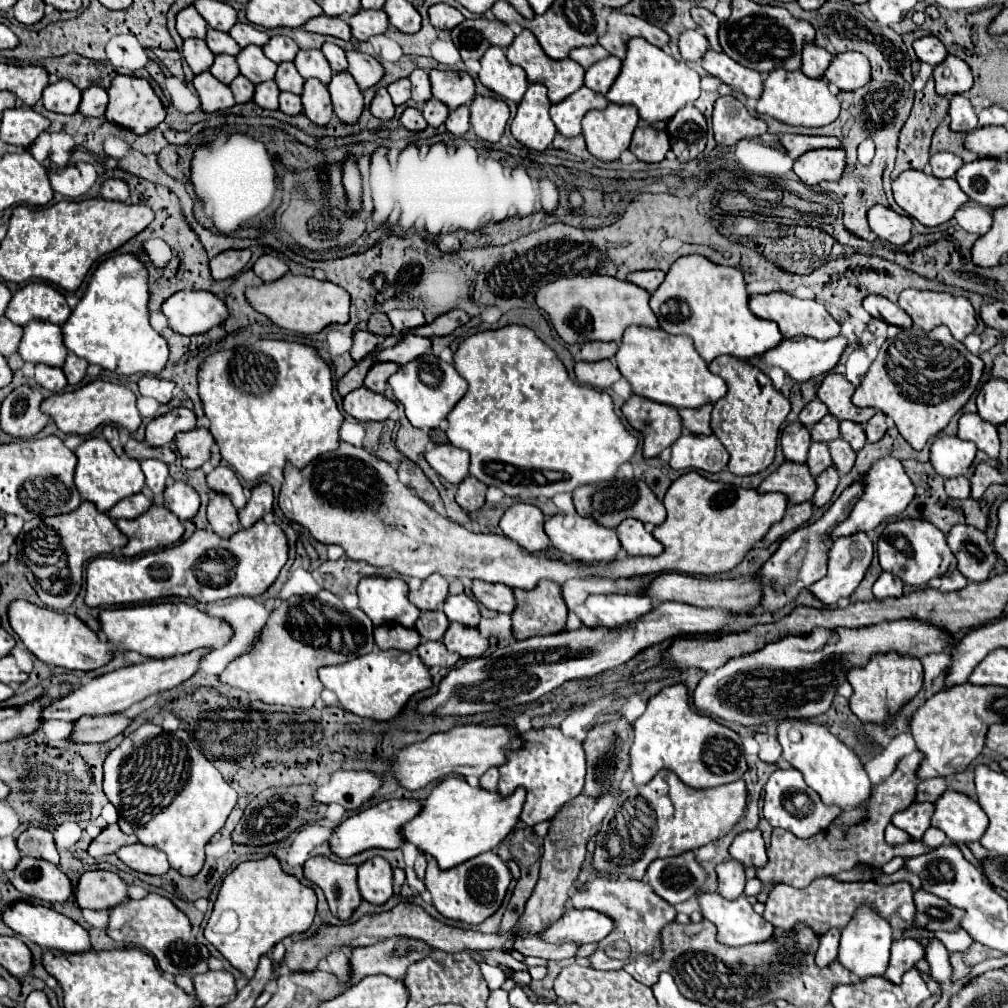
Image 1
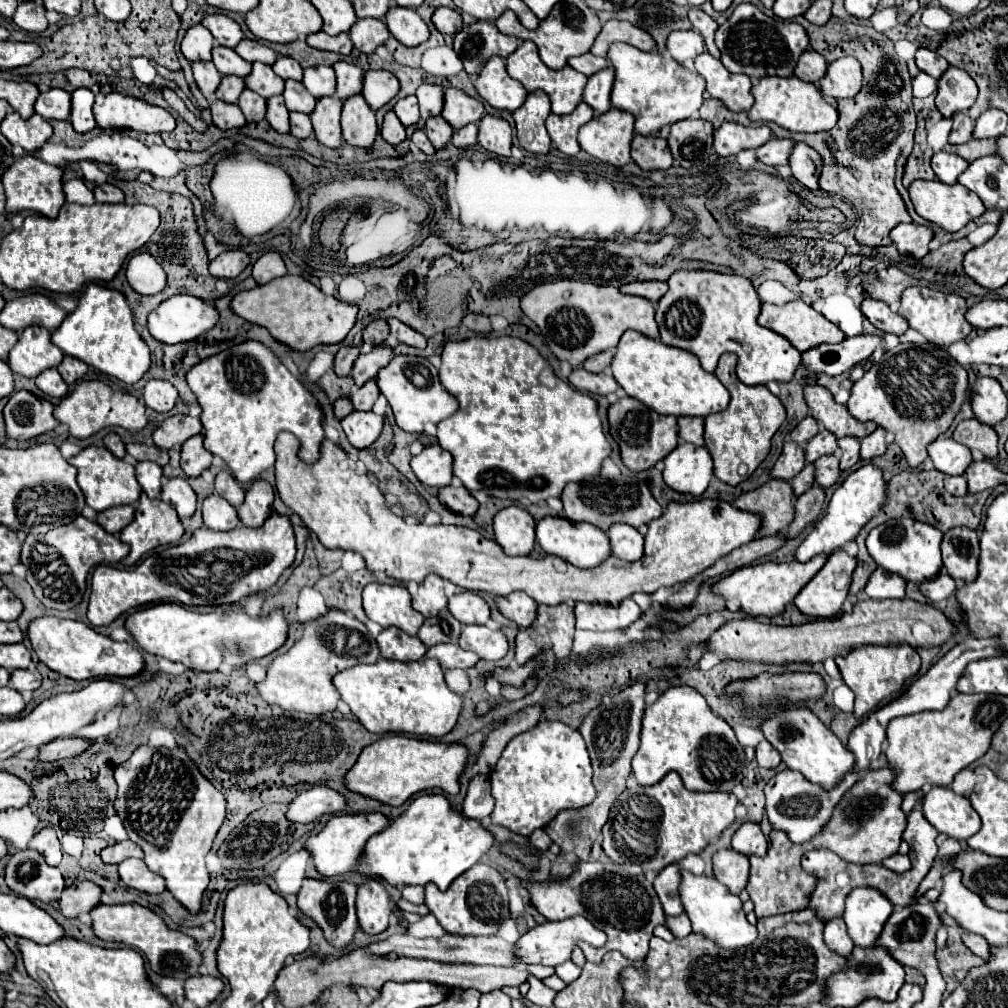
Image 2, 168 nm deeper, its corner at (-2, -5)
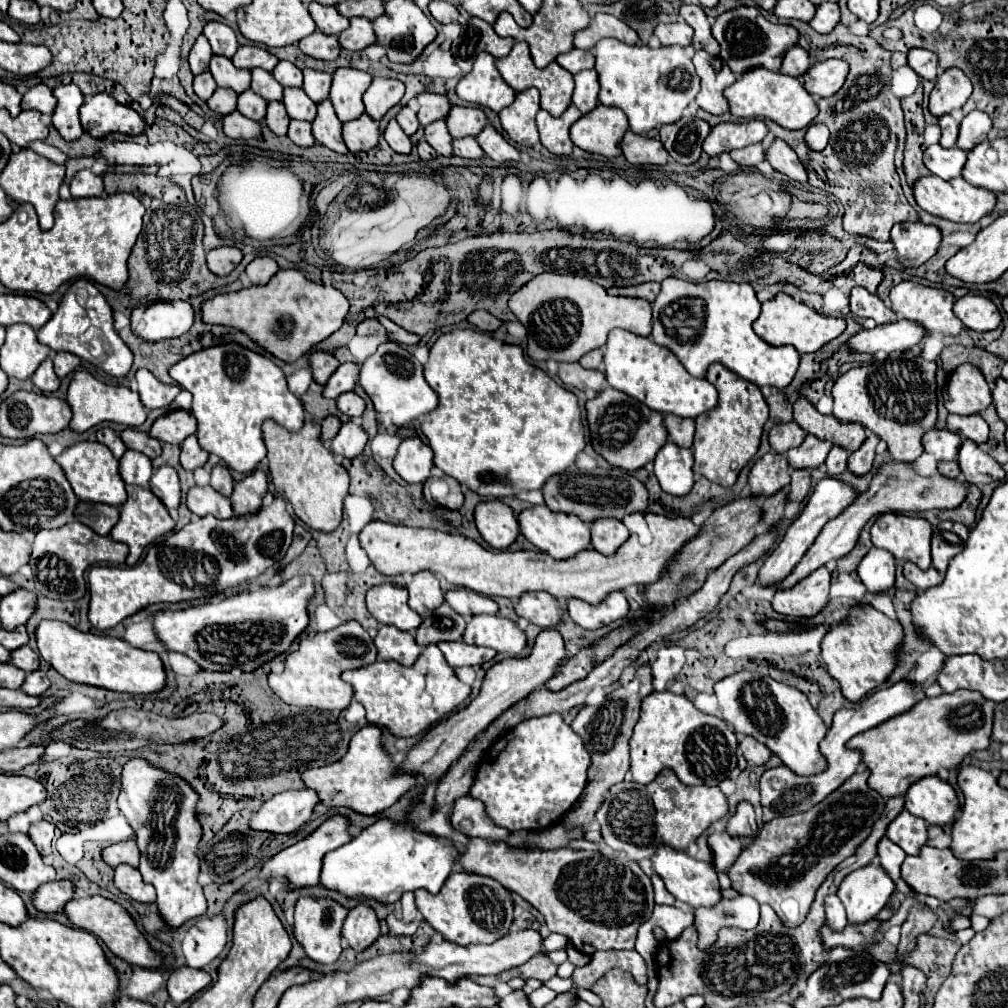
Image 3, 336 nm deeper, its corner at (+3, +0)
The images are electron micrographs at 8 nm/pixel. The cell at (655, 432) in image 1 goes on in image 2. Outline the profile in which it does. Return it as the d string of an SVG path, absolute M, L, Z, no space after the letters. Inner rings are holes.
M622 397L608 407L608 425L610 435L618 443L622 463L630 471L646 471L664 459L678 445L678 425L674 415L660 415L648 409L644 403Z

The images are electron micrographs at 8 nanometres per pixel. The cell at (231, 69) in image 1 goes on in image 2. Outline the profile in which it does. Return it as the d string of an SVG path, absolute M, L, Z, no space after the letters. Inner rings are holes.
M228 75L228 77L222 77L222 83L216 91L216 97L224 103L238 103L238 97L244 89L244 81L240 77L234 77L234 75Z

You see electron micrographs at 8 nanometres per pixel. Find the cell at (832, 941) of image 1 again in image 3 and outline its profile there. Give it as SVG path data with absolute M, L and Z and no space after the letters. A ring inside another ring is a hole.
M835 894L825 898L825 914L827 914L827 926L835 932L843 932L843 928L847 926L845 908L843 908L841 900Z

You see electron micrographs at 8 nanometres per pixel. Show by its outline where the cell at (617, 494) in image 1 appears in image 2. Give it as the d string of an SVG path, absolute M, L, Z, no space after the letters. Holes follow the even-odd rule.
M592 477L580 483L570 483L562 491L562 505L564 515L570 521L586 521L596 525L602 531L608 531L612 523L626 523L632 527L648 525L650 521L658 519L662 515L662 507L652 497L648 485L640 479L628 479L628 481L610 481L604 477Z

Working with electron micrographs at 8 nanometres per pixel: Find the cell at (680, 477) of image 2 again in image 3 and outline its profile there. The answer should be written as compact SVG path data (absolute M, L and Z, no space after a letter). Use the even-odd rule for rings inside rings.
M667 442L655 456L655 476L661 488L673 496L685 496L693 484L693 452Z

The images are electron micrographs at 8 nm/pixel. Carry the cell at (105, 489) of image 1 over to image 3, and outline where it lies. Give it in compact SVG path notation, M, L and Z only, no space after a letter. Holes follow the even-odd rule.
M77 442L77 444L69 446L55 460L65 470L65 476L71 482L73 492L77 494L79 500L101 502L101 504L111 504L111 506L121 506L127 500L125 482L119 474L119 460L115 456L111 456L111 452L109 452L109 448L105 448L105 444L101 444L101 442Z

